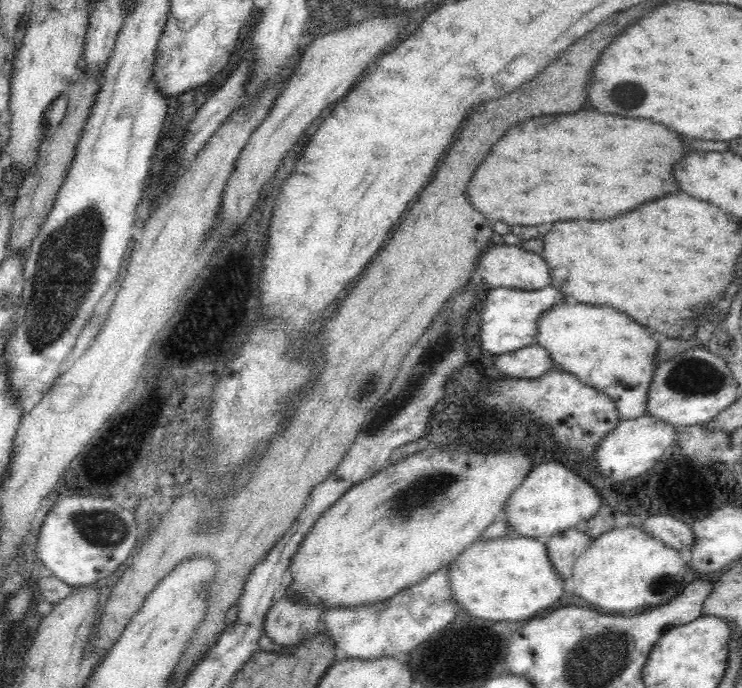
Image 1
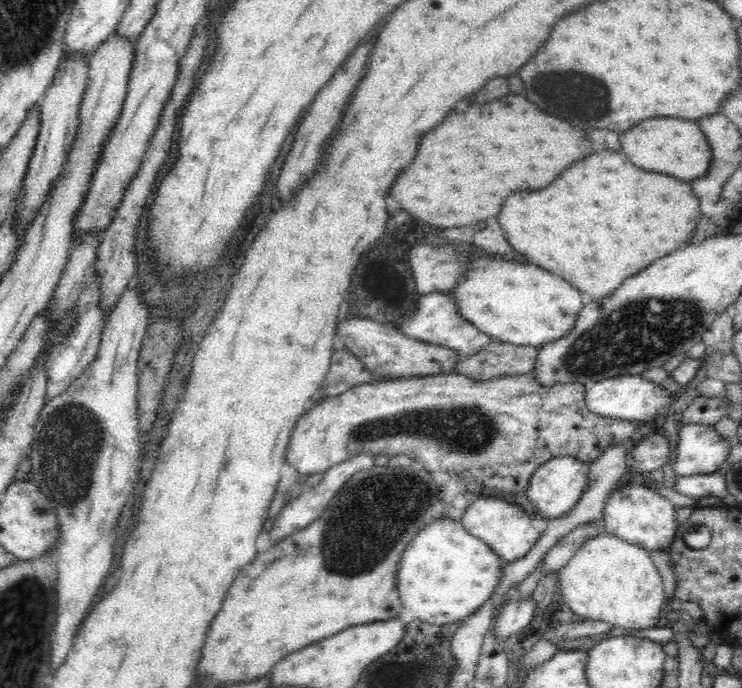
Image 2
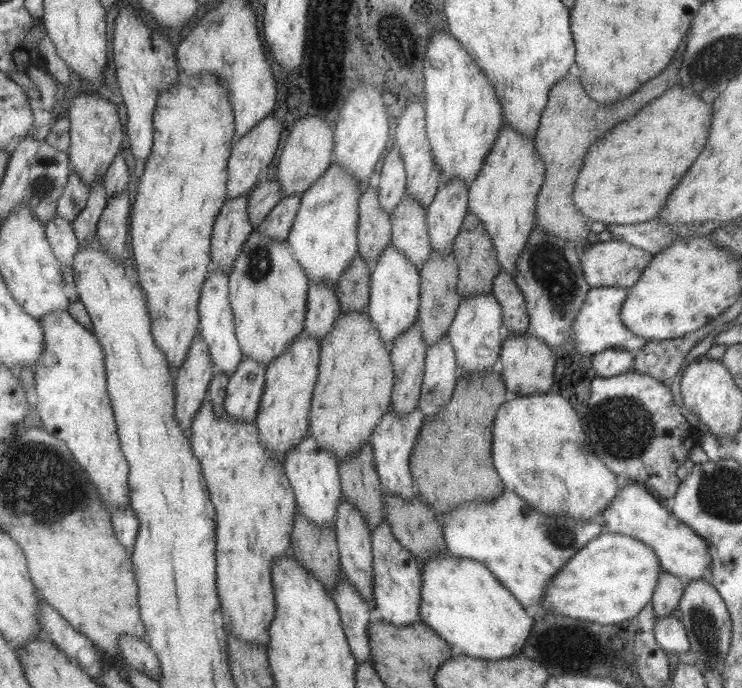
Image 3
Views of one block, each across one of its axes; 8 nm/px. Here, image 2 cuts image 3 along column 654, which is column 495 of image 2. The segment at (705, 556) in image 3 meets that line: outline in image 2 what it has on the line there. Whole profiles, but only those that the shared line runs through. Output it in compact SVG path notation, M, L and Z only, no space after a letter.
M492 494L473 497L459 521L468 534L486 542L486 546L498 555L498 559L507 564L522 558L540 536L530 524L530 518L531 516L528 516L516 503L510 504L502 500L502 497Z

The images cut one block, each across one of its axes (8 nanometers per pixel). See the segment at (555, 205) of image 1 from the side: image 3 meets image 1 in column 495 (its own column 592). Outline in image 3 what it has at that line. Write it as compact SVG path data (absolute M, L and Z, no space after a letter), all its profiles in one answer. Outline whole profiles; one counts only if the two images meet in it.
M689 88L667 90L587 150L575 190L571 192L573 205L583 216L605 224L639 224L651 220L703 150L711 118L711 104L705 104L699 92Z

